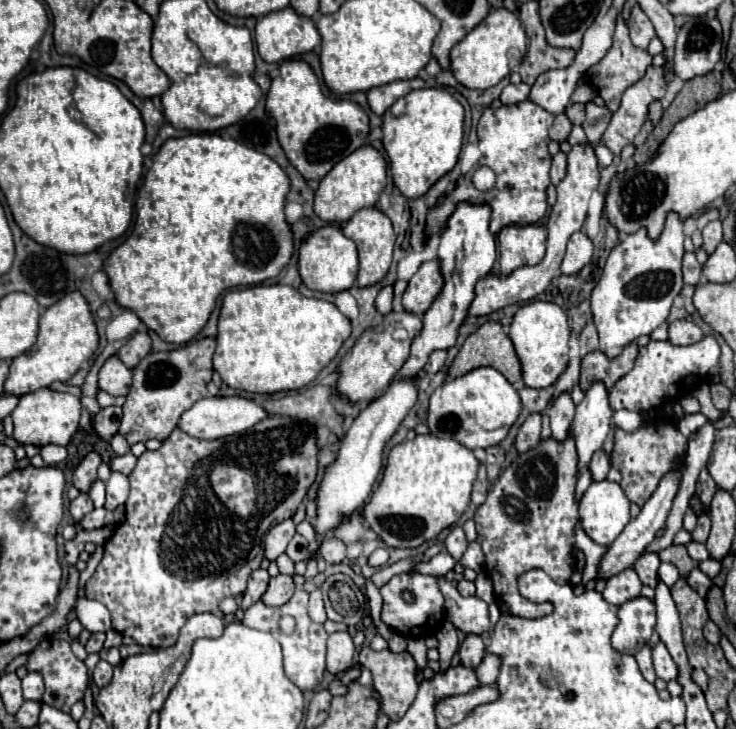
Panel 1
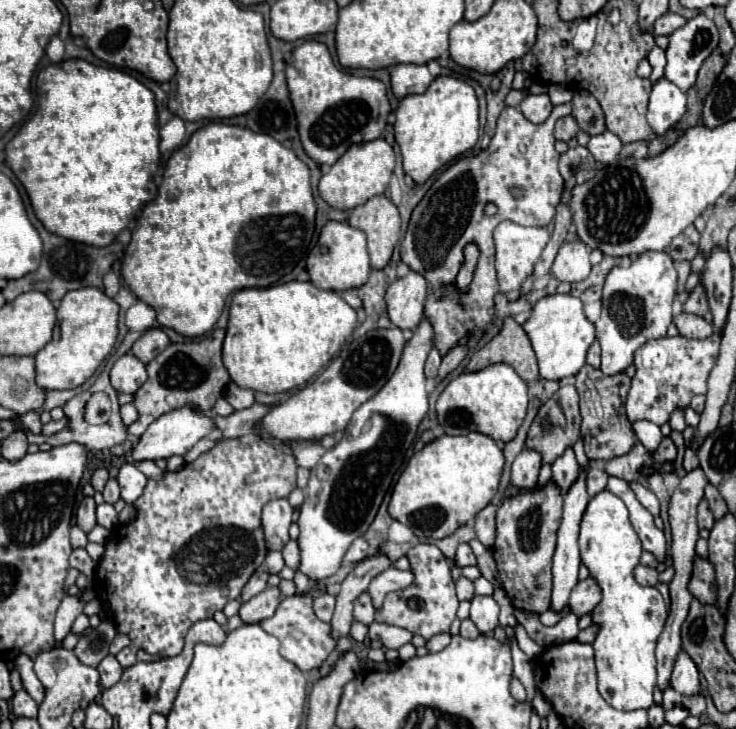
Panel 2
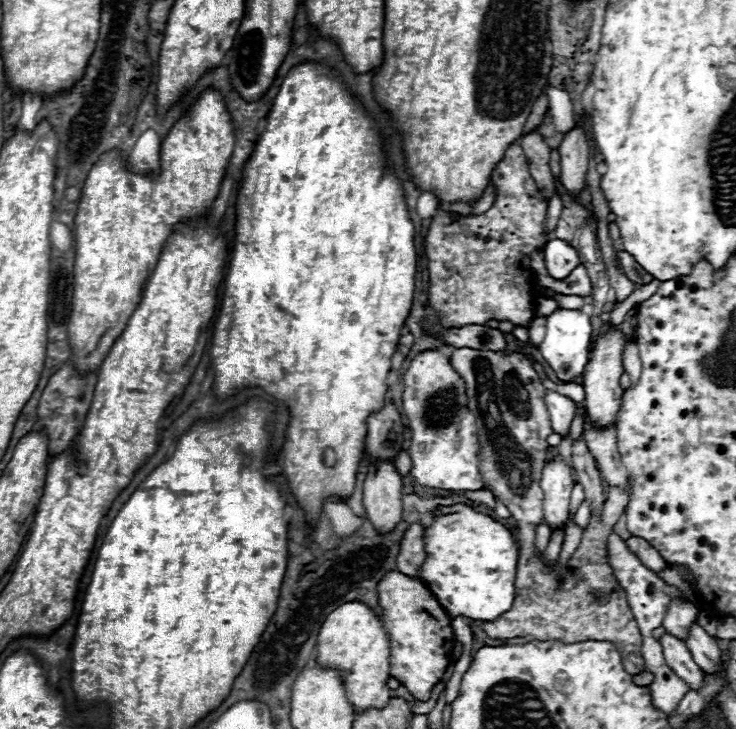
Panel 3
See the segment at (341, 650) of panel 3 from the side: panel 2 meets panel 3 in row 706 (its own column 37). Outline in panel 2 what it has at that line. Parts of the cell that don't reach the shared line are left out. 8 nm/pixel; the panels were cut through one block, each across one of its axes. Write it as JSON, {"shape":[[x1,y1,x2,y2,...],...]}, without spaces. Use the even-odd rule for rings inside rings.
{"shape":[[100,288,70,290,58,308,58,328,50,344,36,354,36,382,44,390,72,390,84,384,110,354,118,338,120,306]]}

